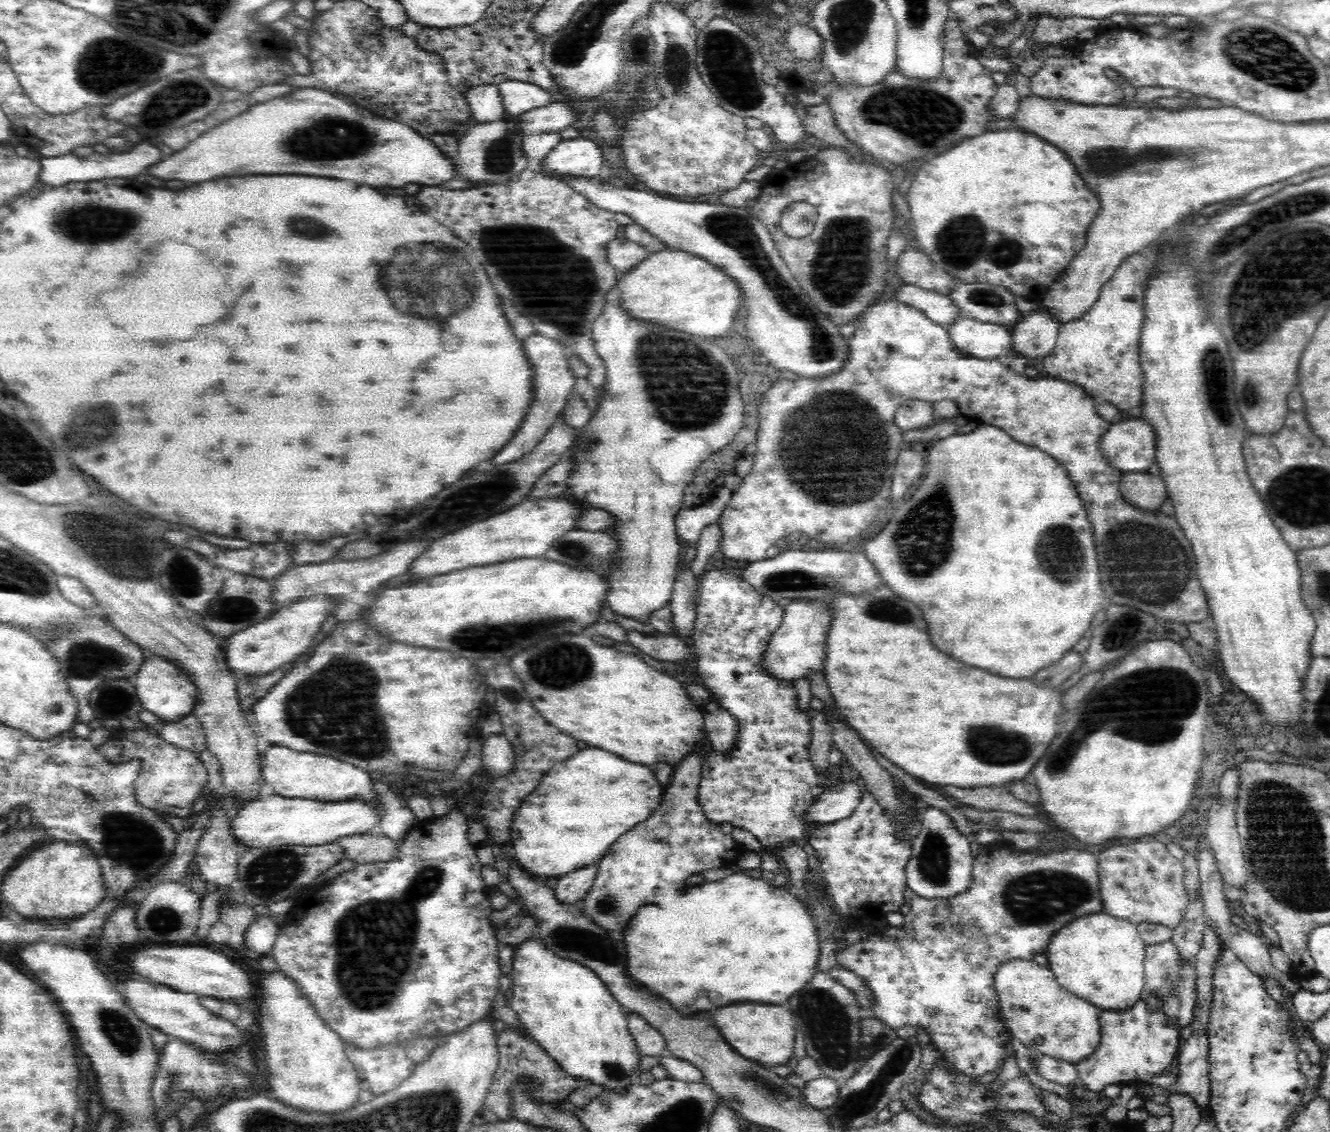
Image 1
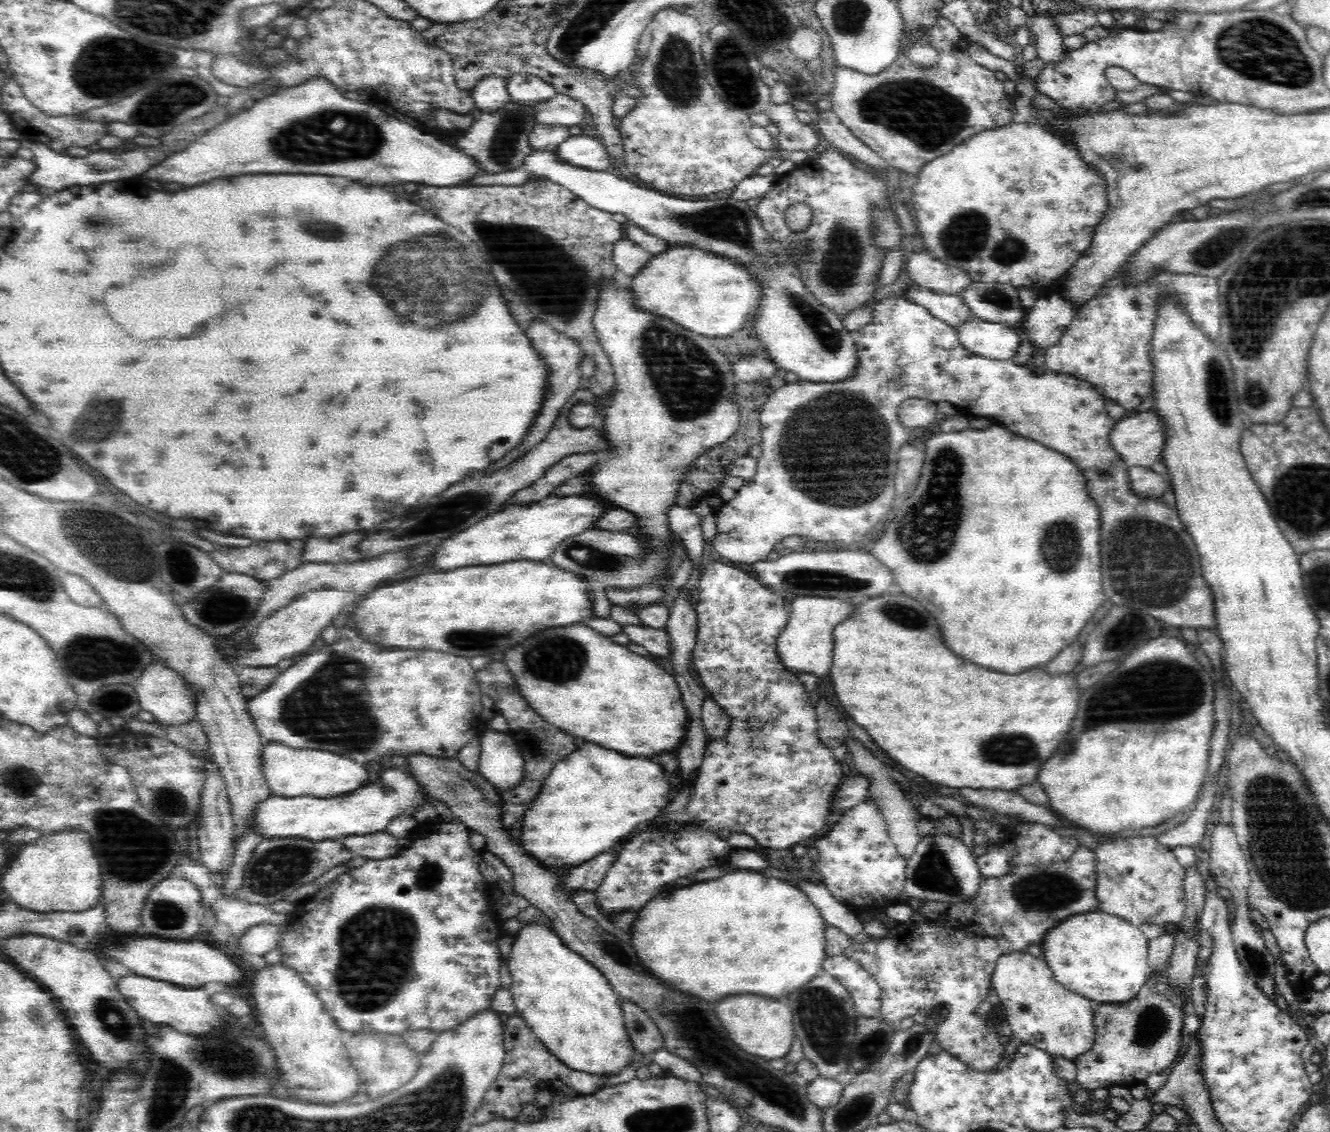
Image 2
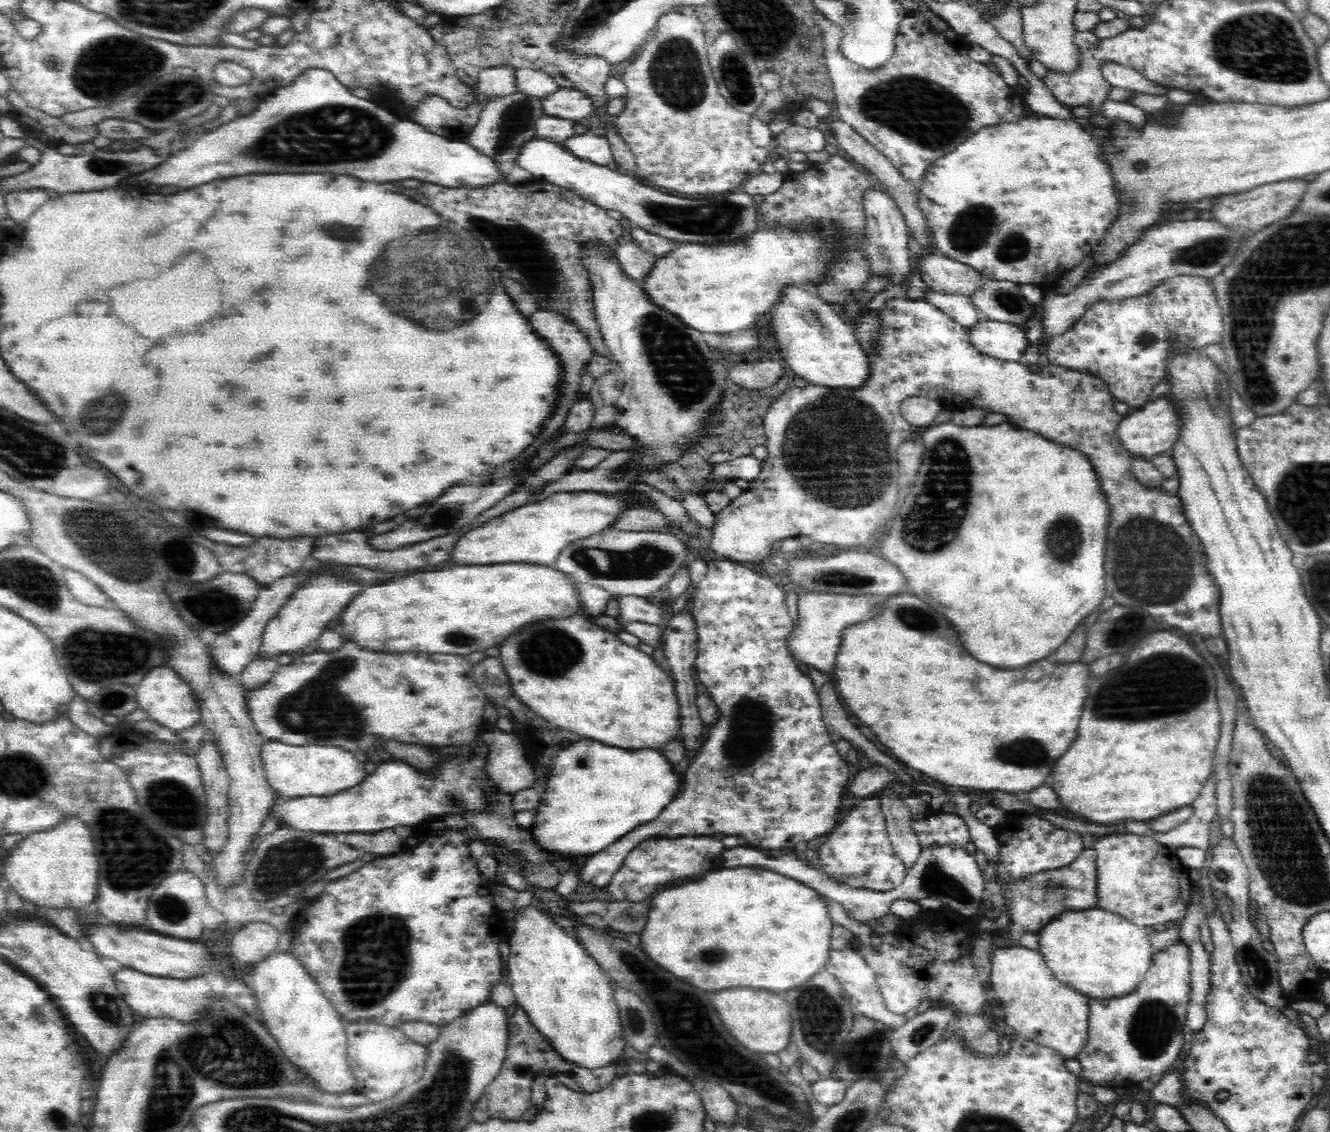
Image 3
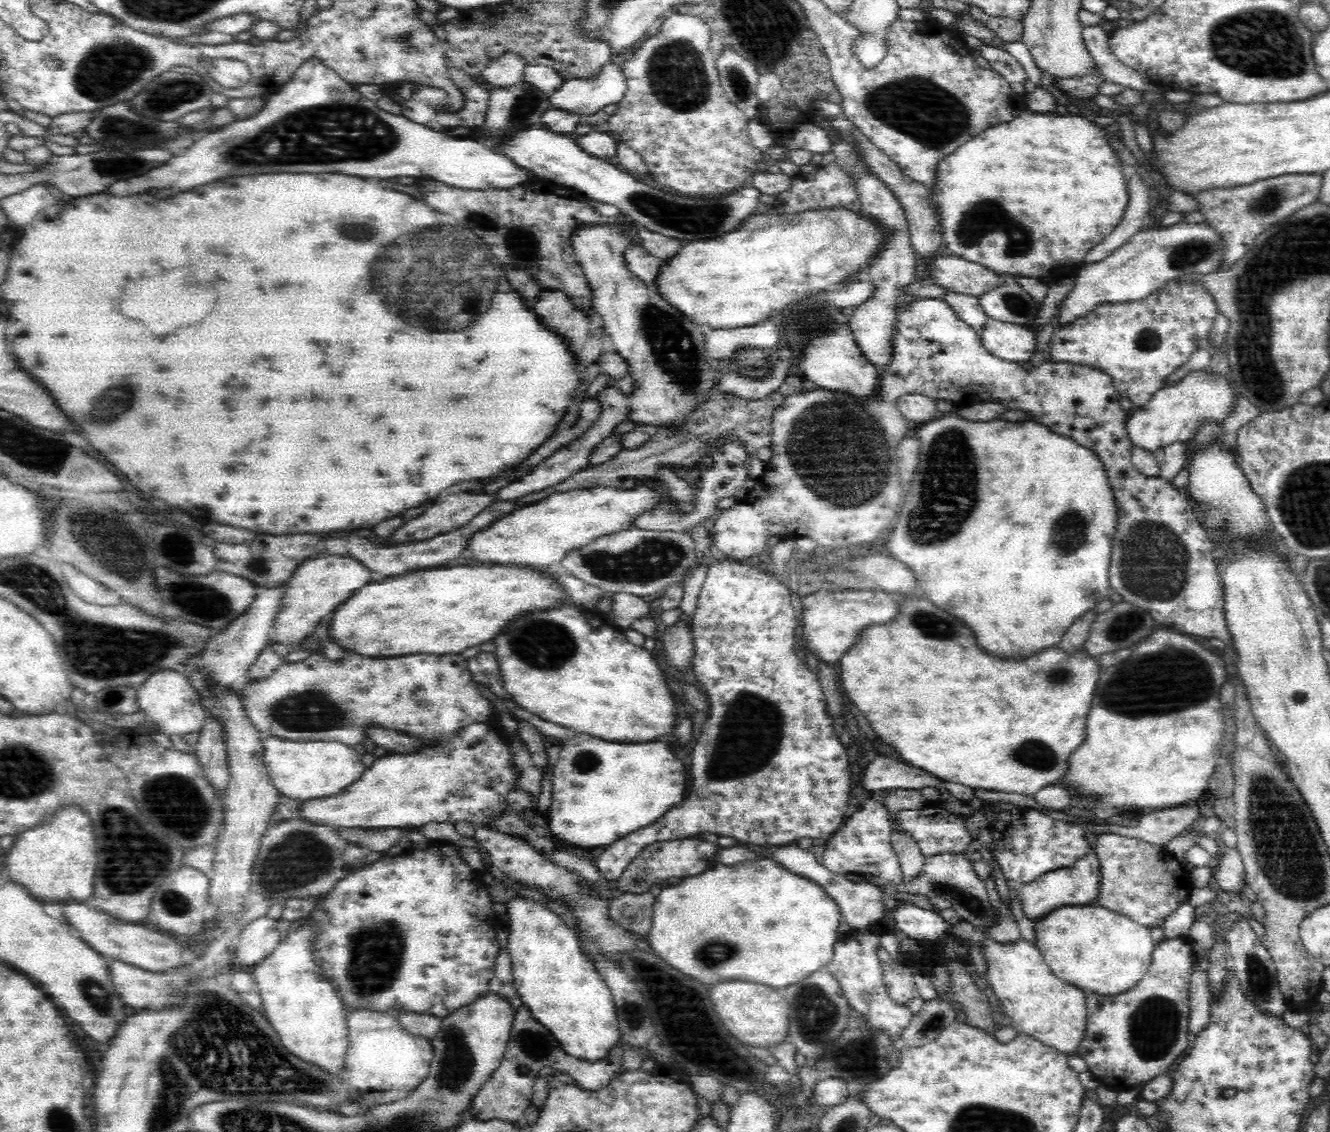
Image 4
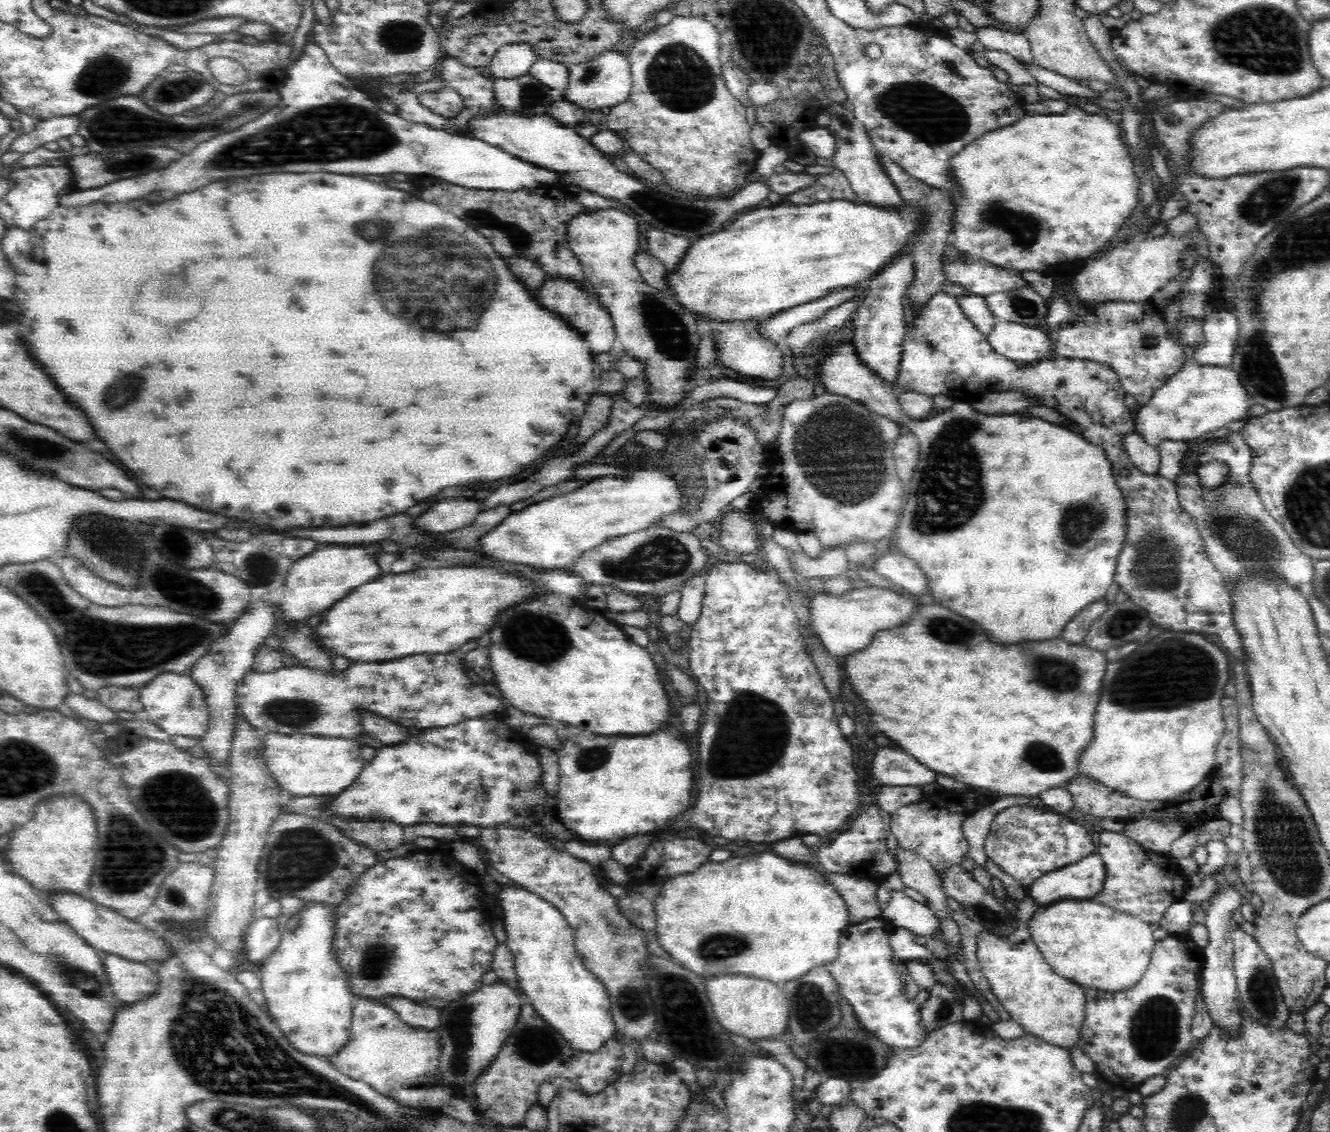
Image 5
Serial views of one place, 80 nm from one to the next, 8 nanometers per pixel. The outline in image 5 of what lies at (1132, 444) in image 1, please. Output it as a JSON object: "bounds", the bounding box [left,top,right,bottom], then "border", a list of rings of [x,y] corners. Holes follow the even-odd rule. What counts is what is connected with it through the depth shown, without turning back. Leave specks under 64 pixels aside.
{"bounds":[1134,360,1252,447],"border":[[[1188,360],[1142,406],[1134,419],[1134,433],[1148,445],[1157,447],[1162,440],[1188,441],[1222,428],[1228,422],[1244,420],[1250,412],[1252,397],[1240,384],[1230,367],[1204,366]]]}

